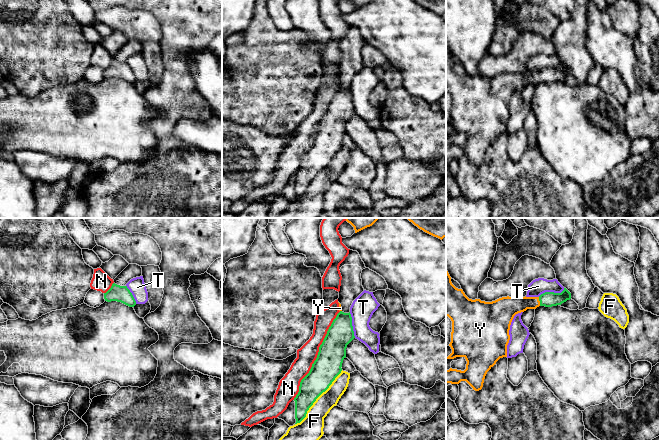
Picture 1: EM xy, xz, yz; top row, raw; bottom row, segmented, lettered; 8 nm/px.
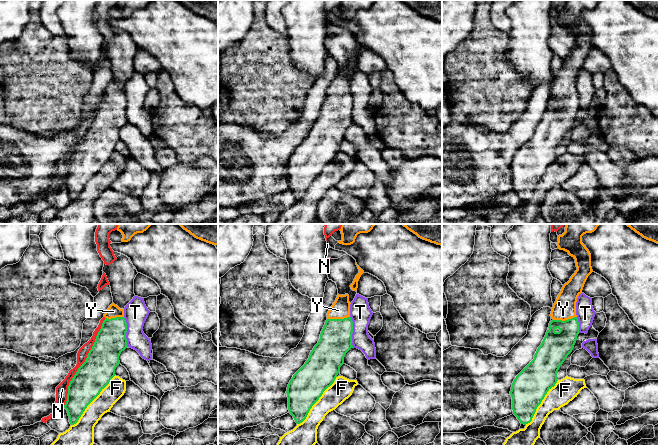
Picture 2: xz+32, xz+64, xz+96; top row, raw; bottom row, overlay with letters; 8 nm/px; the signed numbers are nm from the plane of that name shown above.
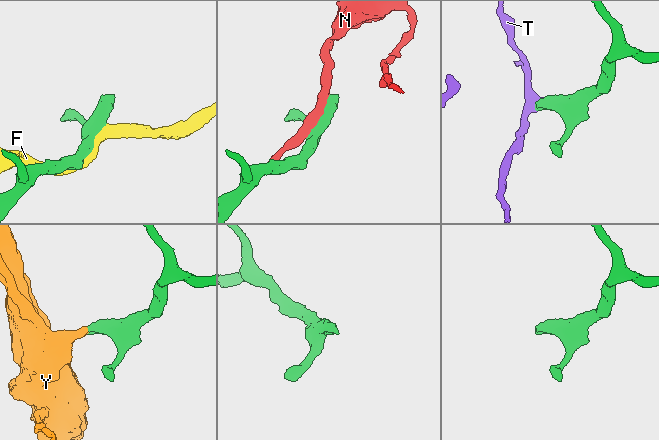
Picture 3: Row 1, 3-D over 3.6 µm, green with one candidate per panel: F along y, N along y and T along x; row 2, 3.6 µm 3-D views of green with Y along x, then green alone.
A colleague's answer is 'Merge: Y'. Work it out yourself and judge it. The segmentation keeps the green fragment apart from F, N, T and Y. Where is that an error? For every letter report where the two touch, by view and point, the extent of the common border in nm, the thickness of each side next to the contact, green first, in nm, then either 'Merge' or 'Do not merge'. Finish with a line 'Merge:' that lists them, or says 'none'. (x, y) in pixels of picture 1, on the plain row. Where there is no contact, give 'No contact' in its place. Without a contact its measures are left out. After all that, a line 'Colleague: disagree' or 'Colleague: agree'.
F: Touches green at xz (317, 173). Shared border 600 nm. Thickness 220 nm (green) against 190 nm. Do not merge
N: Touches green at xz (317, 131). Shared border 800 nm. Thickness 220 nm (green) against 160 nm. Do not merge
T: Touches green at yz (551, 68). Shared border 220 nm. Thickness 130 nm (green) against 130 nm. Do not merge
Y: Touches green at yz (539, 76). Shared border 70 nm. Thickness 130 nm (green) against 160 nm. Merge
Merge: Y
Colleague: agree

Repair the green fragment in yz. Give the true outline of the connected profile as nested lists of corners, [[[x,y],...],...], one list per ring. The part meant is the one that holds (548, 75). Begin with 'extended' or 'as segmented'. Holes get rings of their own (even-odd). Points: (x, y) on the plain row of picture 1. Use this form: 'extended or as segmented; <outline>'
extended; [[[446,46],[446,92],[452,97],[452,129],[446,134],[464,133],[467,137],[464,147],[446,146],[446,159],[459,160],[466,157],[475,167],[483,163],[487,148],[503,133],[507,133],[507,121],[510,116],[509,106],[514,92],[527,85],[539,82],[552,83],[571,75],[571,69],[564,64],[561,69],[545,68],[539,73],[502,73],[492,78],[469,75],[462,65],[456,64]]]

